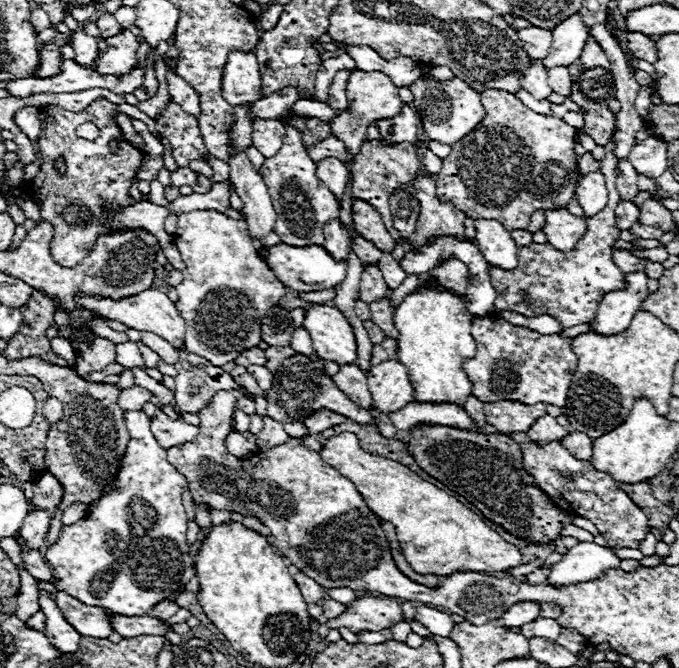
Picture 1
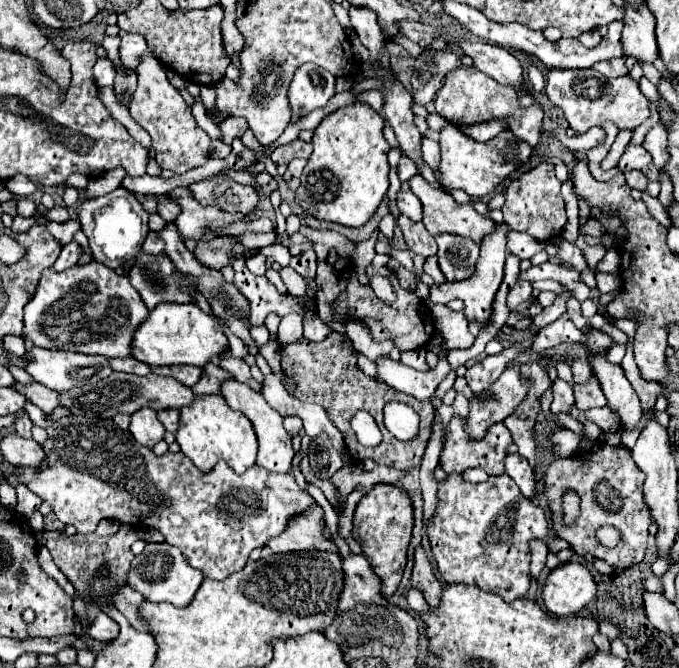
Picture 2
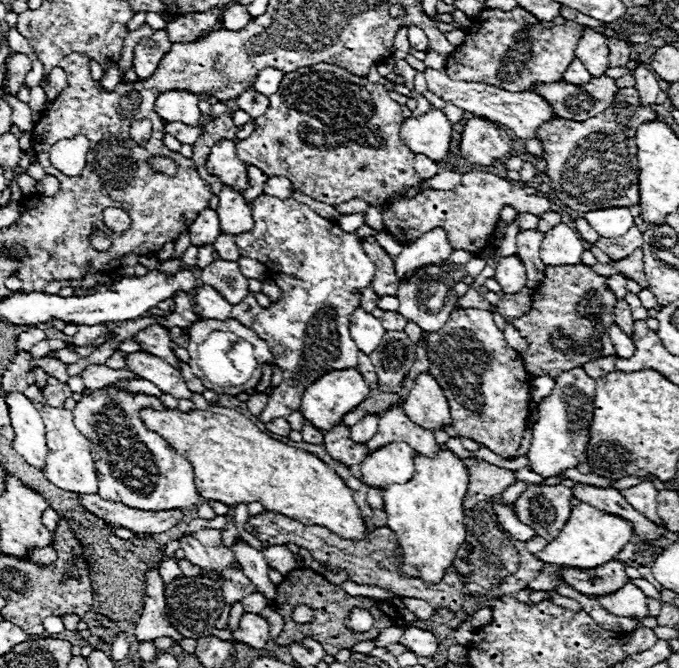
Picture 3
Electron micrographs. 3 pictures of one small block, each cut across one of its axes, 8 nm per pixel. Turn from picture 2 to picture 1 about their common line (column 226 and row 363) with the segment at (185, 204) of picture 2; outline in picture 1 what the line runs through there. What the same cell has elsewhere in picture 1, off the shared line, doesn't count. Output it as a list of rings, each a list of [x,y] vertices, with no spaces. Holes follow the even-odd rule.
[[[218,210],[182,212],[172,236],[186,264],[184,282],[176,286],[176,304],[184,320],[190,322],[184,334],[184,350],[206,356],[214,366],[234,362],[238,354],[258,346],[260,320],[266,308],[280,302],[286,288],[256,252],[242,220],[232,220]]]

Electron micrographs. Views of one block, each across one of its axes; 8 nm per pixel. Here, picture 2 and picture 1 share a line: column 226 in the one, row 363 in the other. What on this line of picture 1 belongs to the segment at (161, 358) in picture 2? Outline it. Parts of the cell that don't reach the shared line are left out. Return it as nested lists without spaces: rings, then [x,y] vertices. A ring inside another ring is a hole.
[[[314,304],[306,310],[304,328],[312,338],[316,354],[338,364],[354,364],[356,338],[352,326],[336,306]]]

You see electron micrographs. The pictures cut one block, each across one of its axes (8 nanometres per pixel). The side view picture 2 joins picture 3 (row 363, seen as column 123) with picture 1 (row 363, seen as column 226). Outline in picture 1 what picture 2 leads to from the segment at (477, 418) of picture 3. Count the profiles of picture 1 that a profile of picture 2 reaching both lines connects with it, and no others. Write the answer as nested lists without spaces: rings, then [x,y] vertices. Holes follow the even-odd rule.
[[[476,316],[471,332],[478,344],[478,352],[466,362],[466,374],[472,382],[472,394],[478,400],[522,400],[524,404],[546,402],[554,406],[566,404],[568,386],[578,364],[576,354],[570,348],[570,338],[560,338],[560,334],[542,336],[536,330],[514,326],[496,316]]]

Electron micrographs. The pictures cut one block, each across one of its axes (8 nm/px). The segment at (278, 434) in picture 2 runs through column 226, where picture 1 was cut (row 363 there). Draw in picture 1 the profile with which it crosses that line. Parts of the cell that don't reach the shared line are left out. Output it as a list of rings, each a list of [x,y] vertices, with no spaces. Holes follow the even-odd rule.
[[[392,358],[370,370],[368,388],[372,392],[372,406],[384,414],[400,410],[404,404],[414,402],[414,388],[406,366]]]

